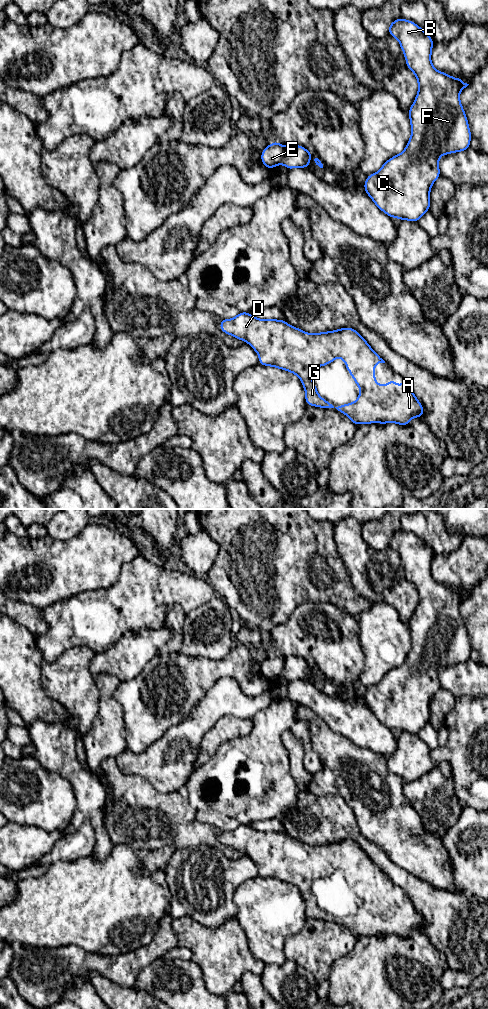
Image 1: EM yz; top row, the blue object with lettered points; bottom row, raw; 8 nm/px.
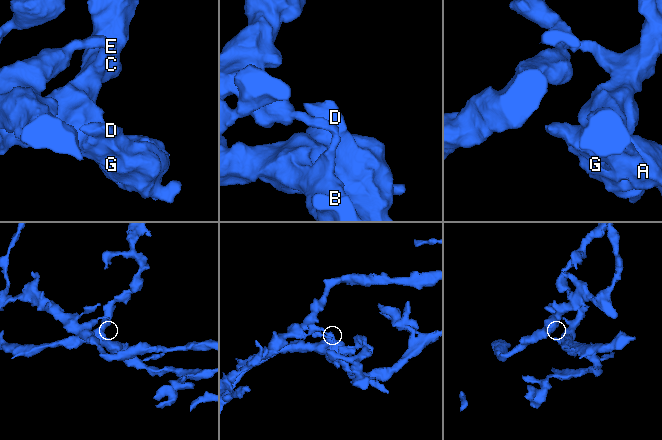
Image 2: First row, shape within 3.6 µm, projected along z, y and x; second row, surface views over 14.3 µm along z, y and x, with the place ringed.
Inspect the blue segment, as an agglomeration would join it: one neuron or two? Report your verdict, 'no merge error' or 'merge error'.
merge error

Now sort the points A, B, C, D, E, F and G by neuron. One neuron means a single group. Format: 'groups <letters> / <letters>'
groups A B C D F G / E

